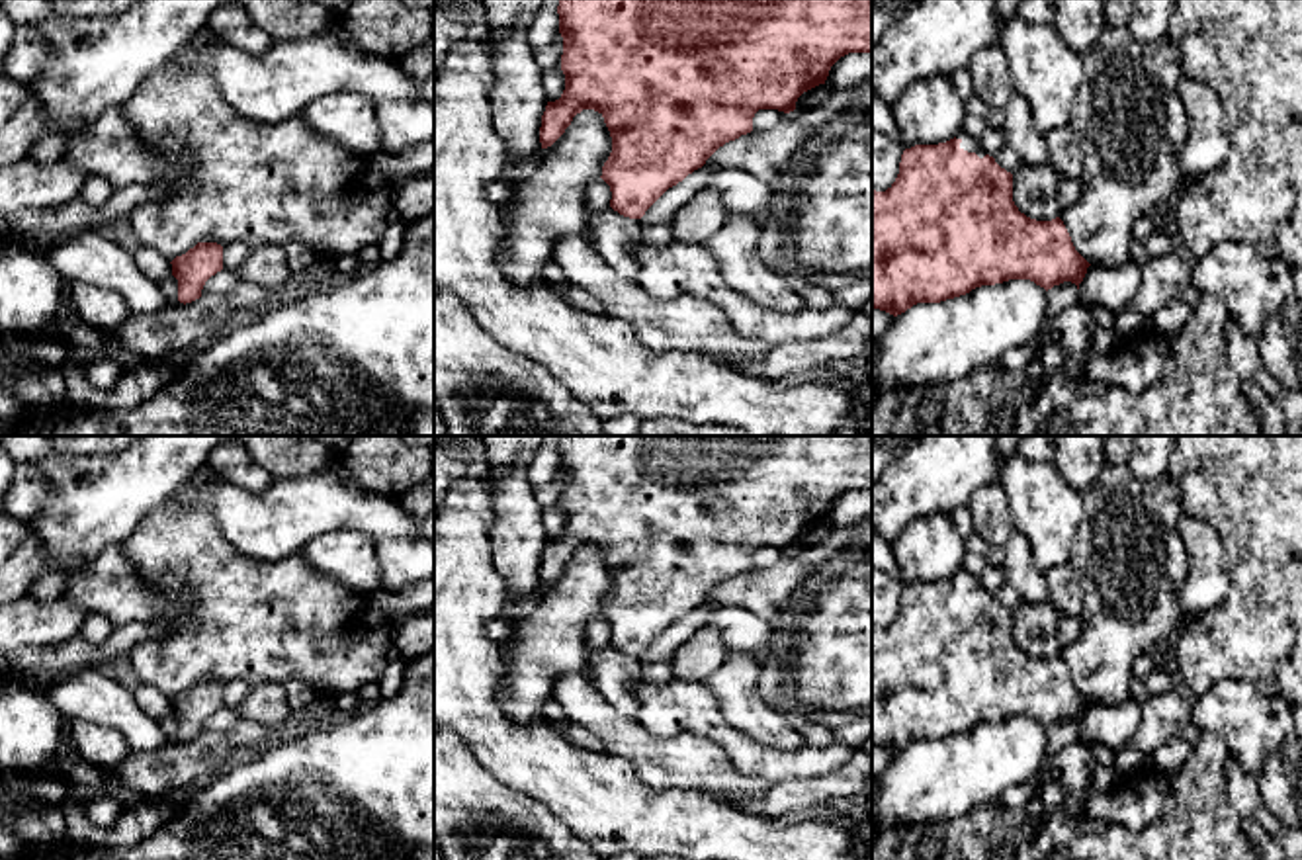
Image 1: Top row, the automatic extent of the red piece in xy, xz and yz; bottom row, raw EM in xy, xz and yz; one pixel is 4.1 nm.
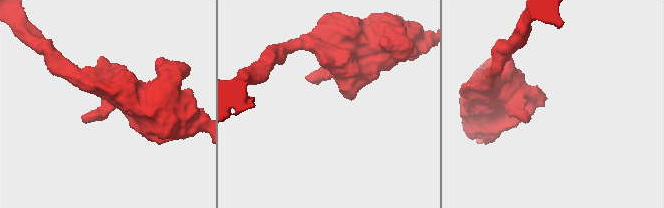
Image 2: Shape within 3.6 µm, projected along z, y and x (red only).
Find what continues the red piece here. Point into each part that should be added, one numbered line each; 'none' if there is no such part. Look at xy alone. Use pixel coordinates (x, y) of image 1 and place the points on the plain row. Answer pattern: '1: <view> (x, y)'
none

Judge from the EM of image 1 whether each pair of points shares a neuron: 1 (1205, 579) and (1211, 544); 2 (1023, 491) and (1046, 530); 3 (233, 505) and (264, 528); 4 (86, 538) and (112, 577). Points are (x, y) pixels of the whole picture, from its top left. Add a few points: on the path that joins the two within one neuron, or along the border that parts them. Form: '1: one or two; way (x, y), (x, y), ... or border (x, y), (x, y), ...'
1: one; way (1207, 571), (1207, 552)
2: one; way (1033, 501), (1046, 515), (1046, 520)
3: one; way (241, 513), (257, 524)
4: two; border (120, 542), (108, 544), (71, 577)

